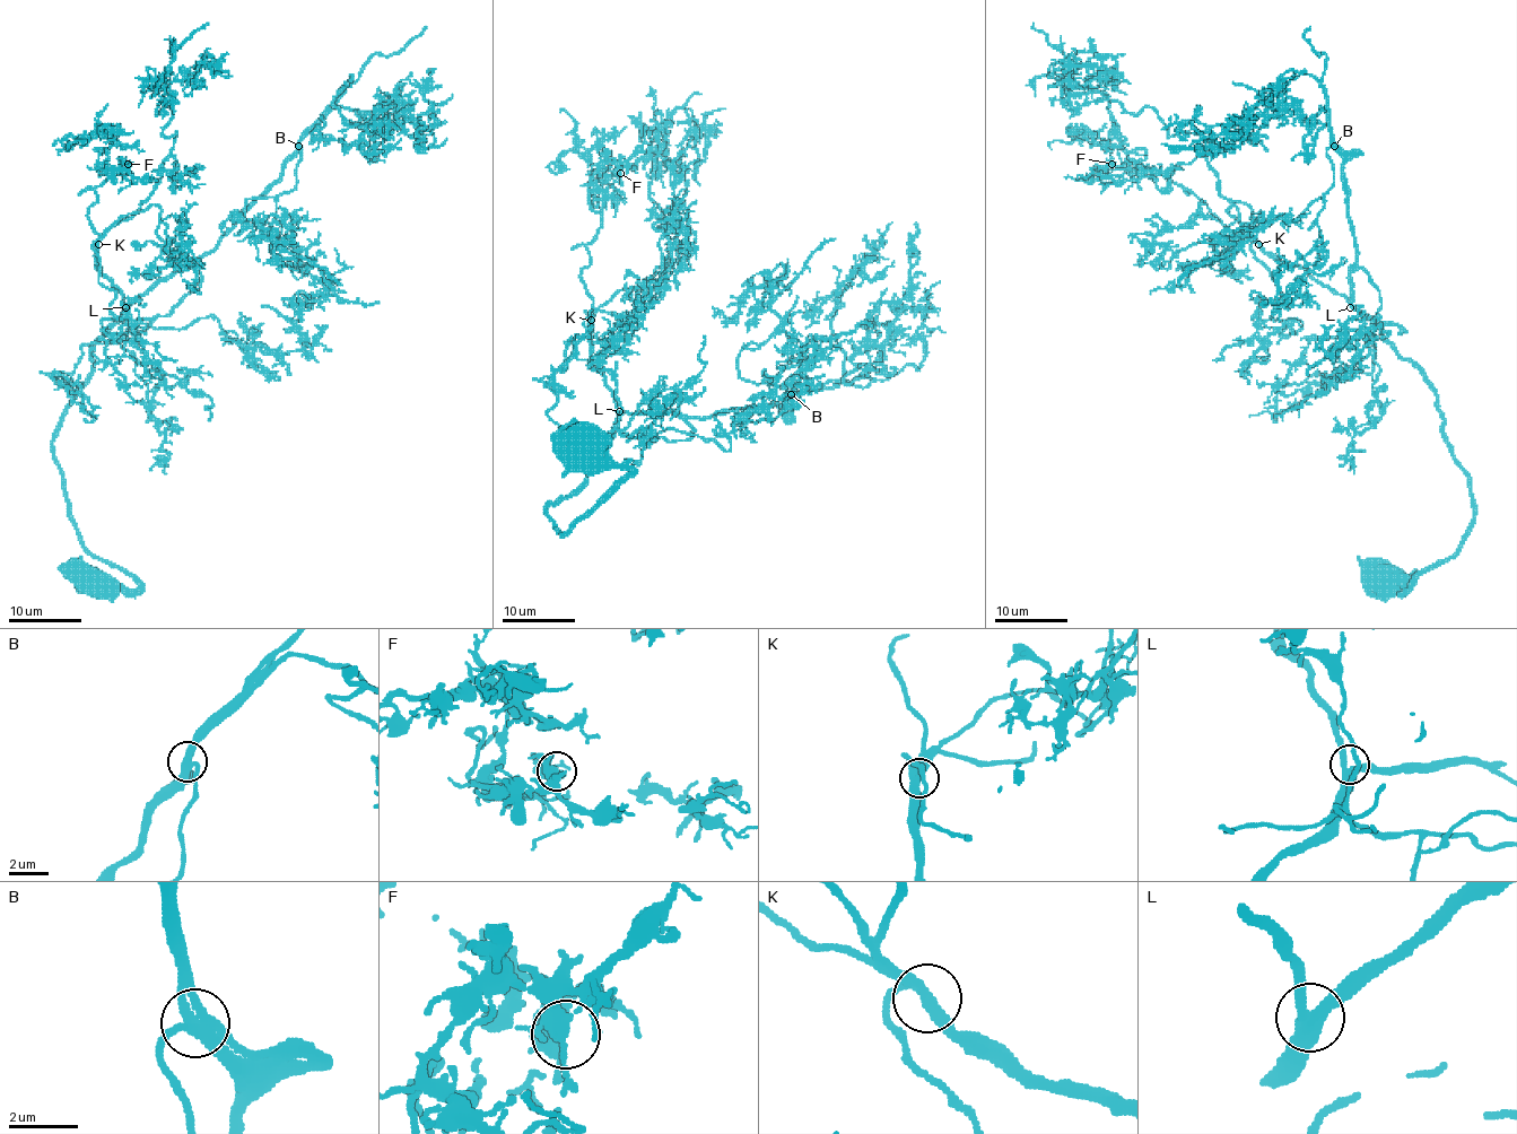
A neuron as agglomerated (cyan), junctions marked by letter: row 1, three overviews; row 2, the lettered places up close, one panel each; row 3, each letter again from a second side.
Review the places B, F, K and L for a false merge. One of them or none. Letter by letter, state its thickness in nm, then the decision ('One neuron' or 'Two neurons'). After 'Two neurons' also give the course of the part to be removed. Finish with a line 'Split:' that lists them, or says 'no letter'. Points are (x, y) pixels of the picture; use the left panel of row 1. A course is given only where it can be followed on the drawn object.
B: Thickness 340 nm. One neuron
F: Thickness 320 nm. One neuron
K: Thickness 320 nm. One neuron
L: Thickness 340 nm. One neuron
Split: no letter

